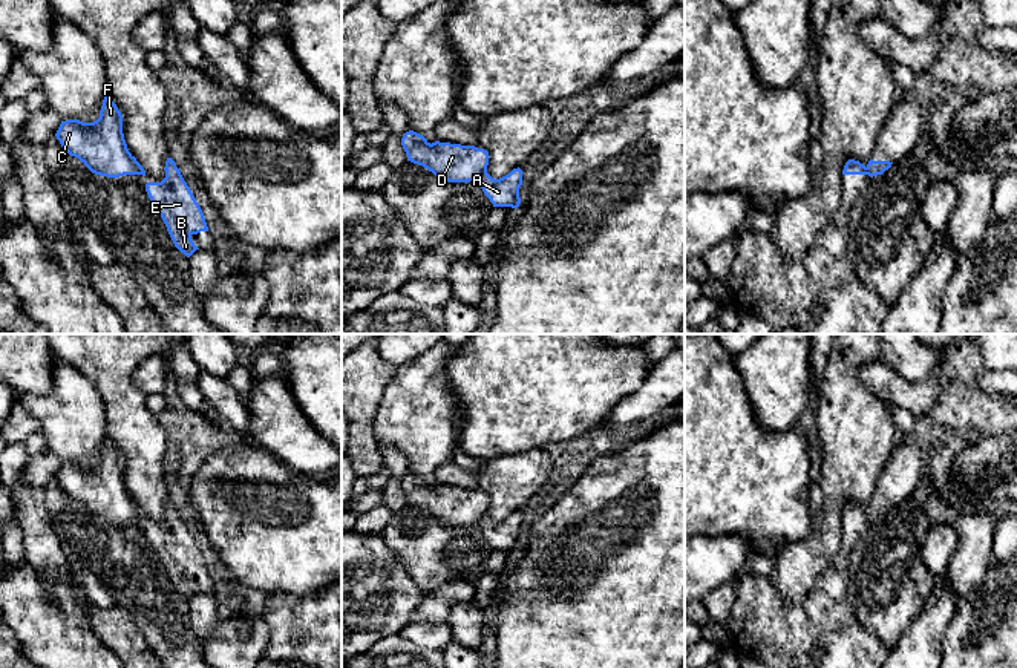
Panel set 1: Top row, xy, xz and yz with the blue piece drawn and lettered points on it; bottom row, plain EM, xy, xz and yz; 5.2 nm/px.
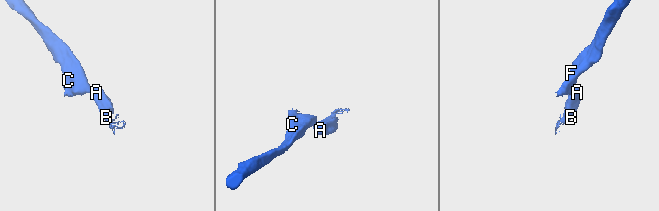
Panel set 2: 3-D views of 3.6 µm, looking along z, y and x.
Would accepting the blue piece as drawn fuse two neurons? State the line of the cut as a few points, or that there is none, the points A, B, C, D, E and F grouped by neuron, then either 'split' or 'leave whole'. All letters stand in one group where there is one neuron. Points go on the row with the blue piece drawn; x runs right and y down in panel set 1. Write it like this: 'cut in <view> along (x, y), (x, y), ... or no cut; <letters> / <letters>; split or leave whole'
cut in xz along (486, 170), (477, 180); A B E / C D F; split

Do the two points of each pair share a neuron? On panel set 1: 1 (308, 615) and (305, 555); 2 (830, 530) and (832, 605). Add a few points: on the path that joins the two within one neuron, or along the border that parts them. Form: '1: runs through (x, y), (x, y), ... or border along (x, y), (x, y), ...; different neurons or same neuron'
1: border along (325, 586), (307, 593), (271, 593); different neurons
2: border along (843, 527), (838, 552), (809, 590); different neurons

